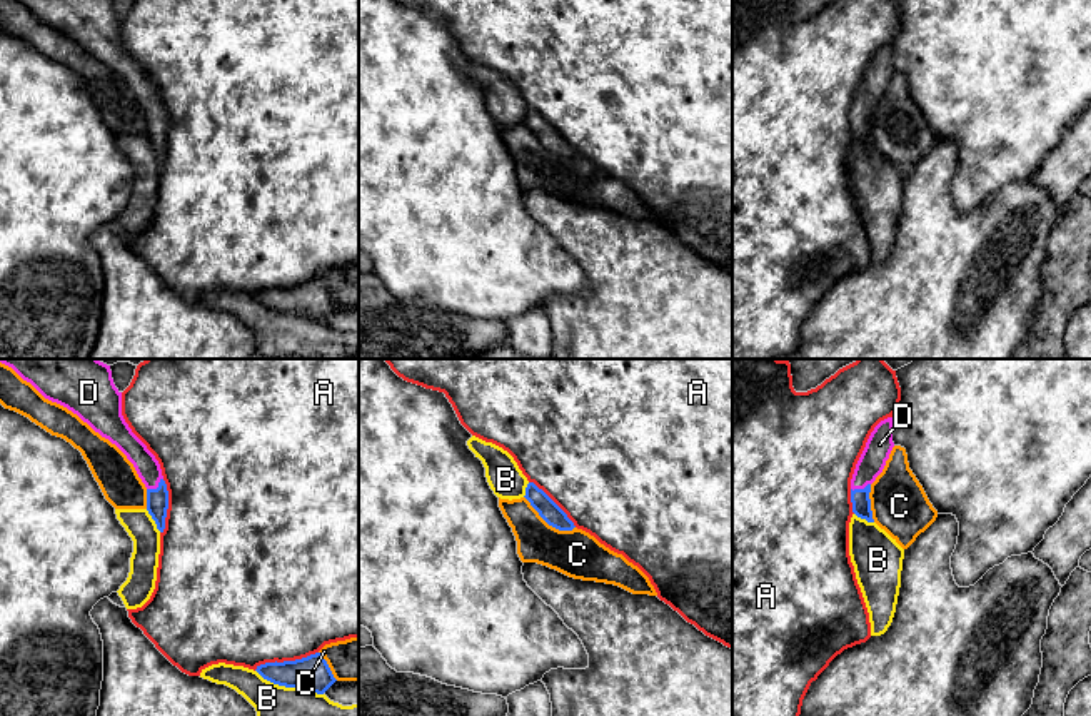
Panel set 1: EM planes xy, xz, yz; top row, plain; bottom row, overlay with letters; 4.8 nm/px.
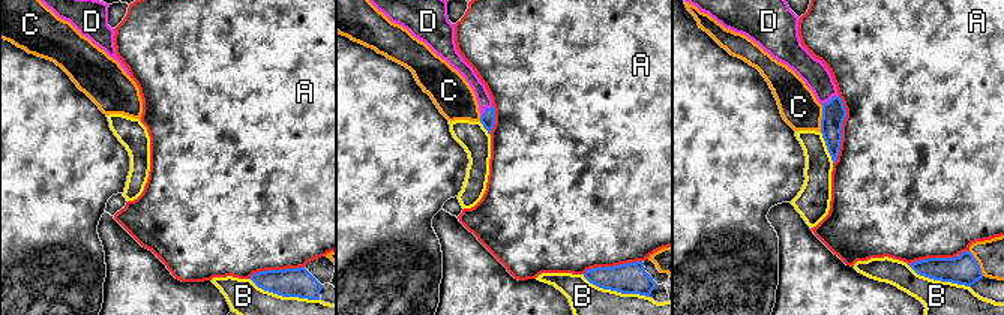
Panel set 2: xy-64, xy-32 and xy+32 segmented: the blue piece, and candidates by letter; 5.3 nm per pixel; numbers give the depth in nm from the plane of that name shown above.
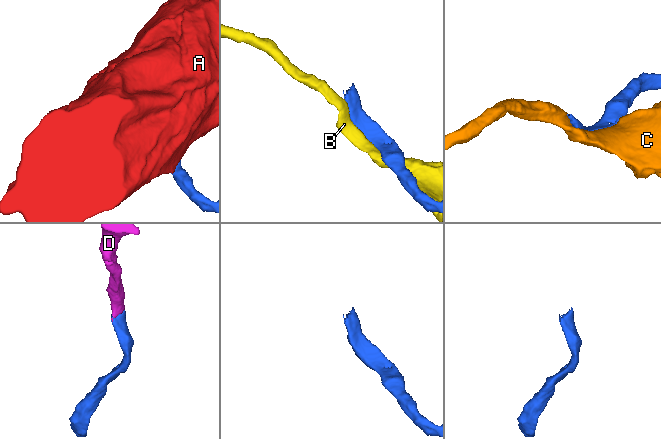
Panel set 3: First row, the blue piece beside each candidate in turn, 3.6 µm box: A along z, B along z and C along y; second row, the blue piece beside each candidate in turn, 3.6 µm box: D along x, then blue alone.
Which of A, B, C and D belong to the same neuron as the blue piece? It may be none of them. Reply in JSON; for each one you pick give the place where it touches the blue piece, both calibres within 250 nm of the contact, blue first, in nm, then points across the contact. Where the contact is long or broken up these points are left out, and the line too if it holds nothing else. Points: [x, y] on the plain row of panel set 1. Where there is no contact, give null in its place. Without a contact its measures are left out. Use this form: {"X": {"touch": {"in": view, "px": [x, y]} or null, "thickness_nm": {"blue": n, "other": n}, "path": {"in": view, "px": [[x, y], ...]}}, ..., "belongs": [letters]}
{"D": {"touch": {"in": "xy", "px": [157, 114]}, "thickness_nm": {"blue": 110, "other": 120}, "path": {"in": "xy", "px": [[157, 126], [157, 114], [145, 90]]}}, "belongs": ["D"]}

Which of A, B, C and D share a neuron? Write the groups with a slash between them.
A / B / C / D

